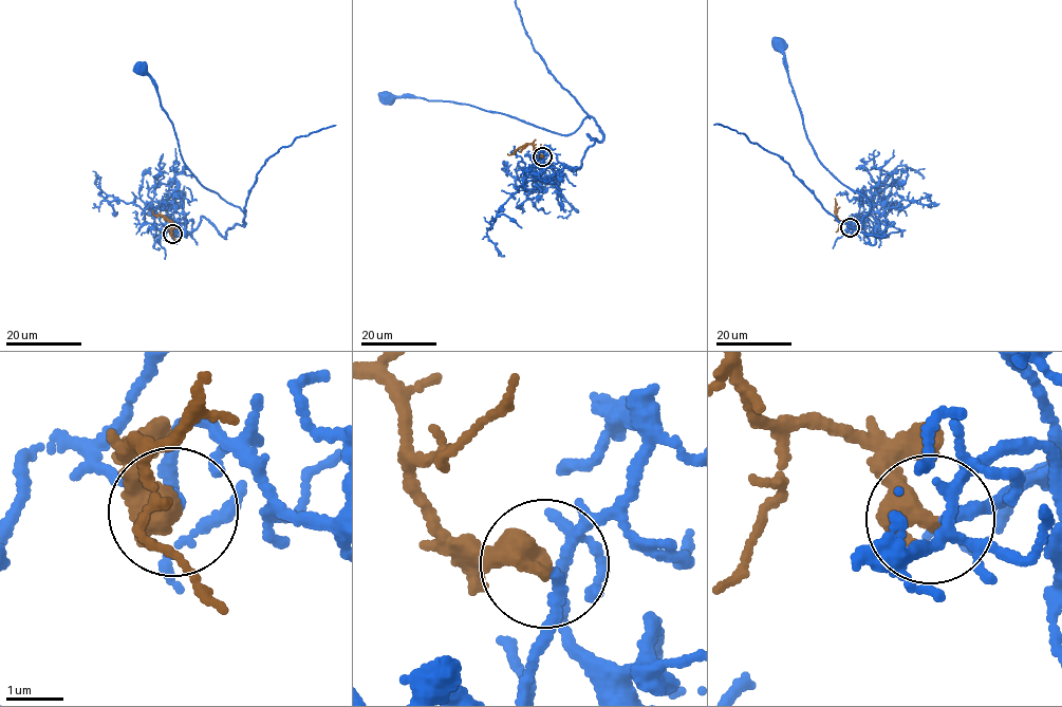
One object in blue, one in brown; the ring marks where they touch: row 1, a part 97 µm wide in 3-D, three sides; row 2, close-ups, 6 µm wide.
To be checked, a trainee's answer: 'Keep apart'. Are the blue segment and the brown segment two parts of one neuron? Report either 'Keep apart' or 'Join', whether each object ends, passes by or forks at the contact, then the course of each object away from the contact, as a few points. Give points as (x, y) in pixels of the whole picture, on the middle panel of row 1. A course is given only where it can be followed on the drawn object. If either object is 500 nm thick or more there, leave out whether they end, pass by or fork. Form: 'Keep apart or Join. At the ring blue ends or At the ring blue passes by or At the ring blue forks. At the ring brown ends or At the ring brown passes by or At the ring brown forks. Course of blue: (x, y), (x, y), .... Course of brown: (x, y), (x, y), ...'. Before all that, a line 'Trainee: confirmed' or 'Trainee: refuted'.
Trainee: refuted
Join. At the ring blue ends. At the ring brown passes by. Course of blue: (543, 156), (543, 179), (578, 168), (588, 134), (603, 132), (590, 117), (560, 134), (386, 95). Course of brown: (542, 156), (534, 150), (532, 144), (507, 154)

